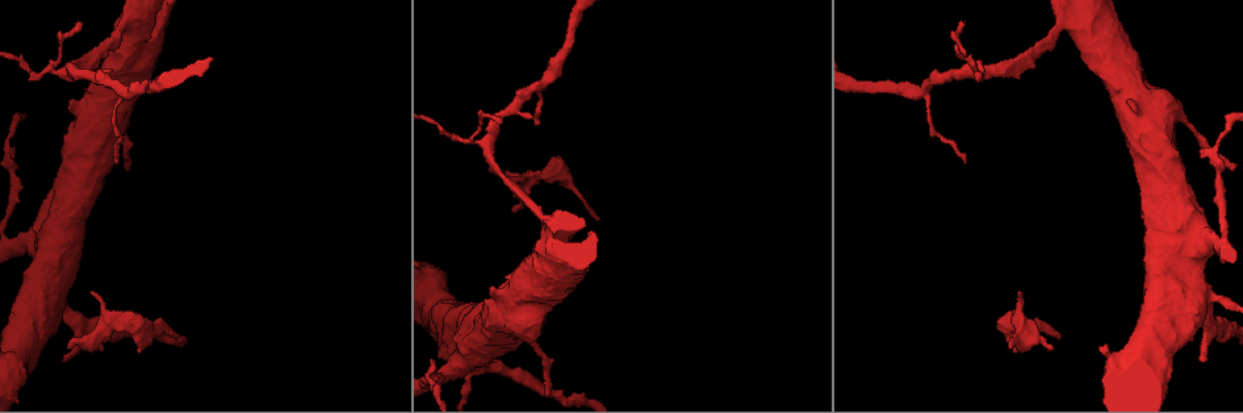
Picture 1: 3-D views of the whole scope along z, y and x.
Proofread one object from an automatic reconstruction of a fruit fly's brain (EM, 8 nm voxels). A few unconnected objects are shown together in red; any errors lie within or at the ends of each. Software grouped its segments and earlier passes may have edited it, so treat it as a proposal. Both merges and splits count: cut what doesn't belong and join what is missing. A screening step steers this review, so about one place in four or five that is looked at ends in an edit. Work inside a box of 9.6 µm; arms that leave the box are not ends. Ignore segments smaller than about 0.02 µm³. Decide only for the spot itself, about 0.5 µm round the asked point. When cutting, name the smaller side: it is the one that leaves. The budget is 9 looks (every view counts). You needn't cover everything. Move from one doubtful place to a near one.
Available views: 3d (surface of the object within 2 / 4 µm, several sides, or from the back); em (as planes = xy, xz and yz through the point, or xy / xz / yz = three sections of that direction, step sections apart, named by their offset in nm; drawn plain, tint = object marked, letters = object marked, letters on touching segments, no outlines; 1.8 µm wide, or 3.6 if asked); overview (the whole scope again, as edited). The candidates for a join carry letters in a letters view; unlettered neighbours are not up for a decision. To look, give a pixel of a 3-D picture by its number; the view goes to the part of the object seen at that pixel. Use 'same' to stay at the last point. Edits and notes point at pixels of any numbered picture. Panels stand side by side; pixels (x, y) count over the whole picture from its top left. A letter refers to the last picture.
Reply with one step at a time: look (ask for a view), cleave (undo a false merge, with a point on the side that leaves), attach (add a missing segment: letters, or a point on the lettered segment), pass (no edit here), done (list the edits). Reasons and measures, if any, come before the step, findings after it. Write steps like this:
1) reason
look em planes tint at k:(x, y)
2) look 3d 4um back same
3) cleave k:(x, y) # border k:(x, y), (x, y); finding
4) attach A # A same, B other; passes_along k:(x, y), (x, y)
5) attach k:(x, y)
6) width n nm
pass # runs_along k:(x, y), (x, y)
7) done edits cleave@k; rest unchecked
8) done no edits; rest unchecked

thin end
look 3d 2um at 1:(175, 339)

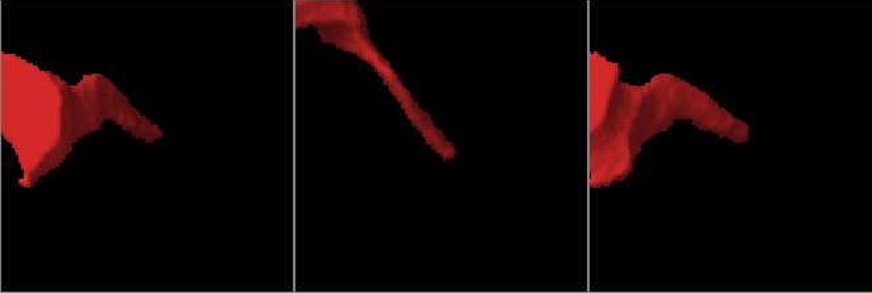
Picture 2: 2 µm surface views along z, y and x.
look em planes letters at 2:(153, 138)

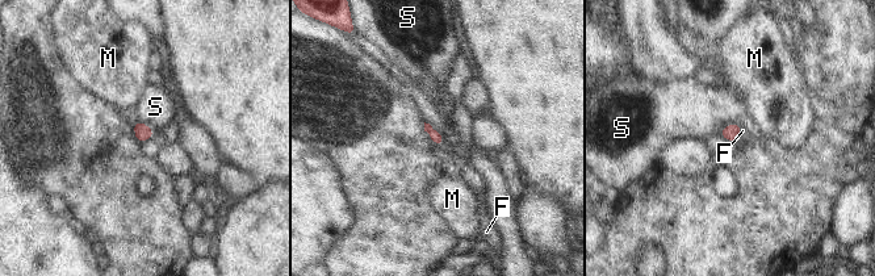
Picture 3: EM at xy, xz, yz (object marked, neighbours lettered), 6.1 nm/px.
attach 3:(468, 174) # F same, M other, S other; passes_along 3:(435, 136), (440, 143), (468, 174); the neuron continues

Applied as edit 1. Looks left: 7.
look 3d 4um at 1:(487, 170)

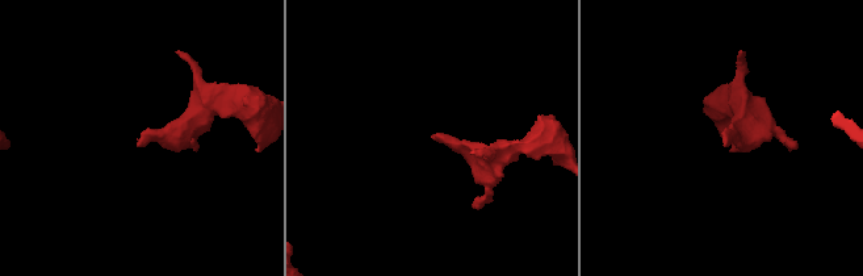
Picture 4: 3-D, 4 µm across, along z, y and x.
look em yz step 4 letters at 4:(726, 144)

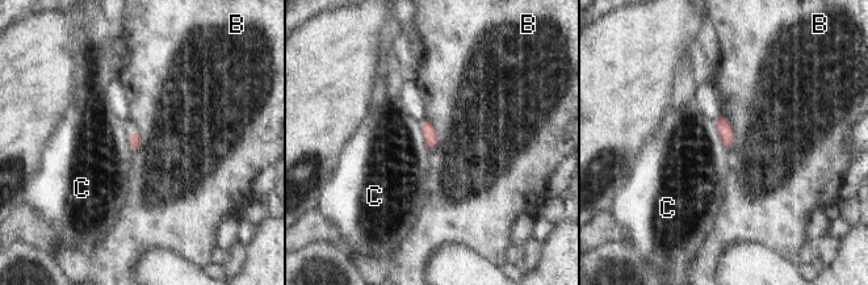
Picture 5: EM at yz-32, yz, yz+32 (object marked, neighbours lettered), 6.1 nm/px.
look em planes letters same

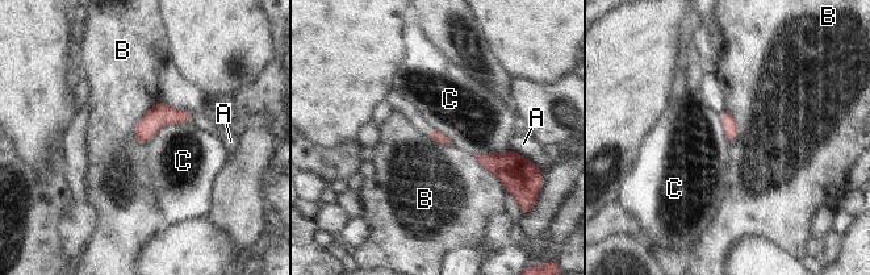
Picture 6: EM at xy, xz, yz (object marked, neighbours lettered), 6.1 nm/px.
pass # A other, B other, C other; no lettered segment goes on from it

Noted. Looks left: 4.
look 3d 4um at 1:(1192, 293)

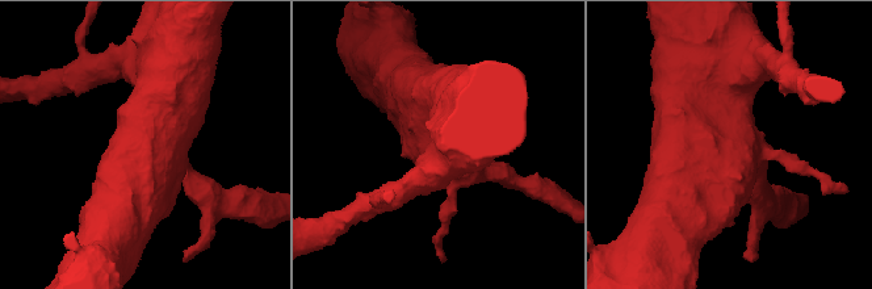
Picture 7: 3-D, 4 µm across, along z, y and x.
look em 3.6um yz step 16 tint at 7:(733, 142)

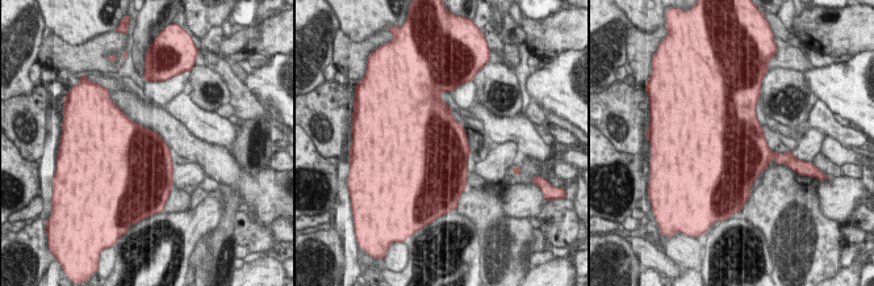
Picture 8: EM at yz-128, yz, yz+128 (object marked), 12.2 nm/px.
another direction
look em 3.6um planes letters same

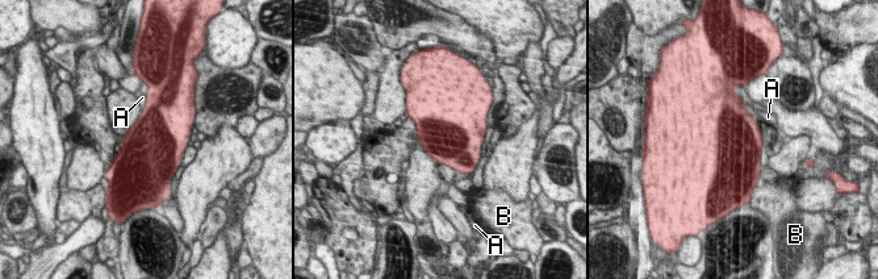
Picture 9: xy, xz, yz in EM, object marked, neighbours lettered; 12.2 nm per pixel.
width 750 nm
pass # A other, B other; border 9:(744, 104), (744, 108), (753, 117); all the same neuron

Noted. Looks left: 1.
done edits attach@3; rest unchecked

